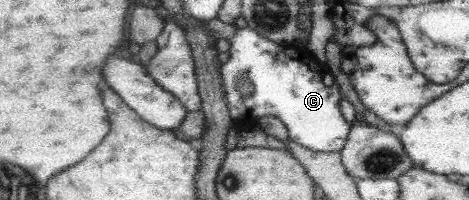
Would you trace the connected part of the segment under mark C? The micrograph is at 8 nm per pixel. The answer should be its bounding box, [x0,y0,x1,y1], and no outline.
[222,27,352,152]

